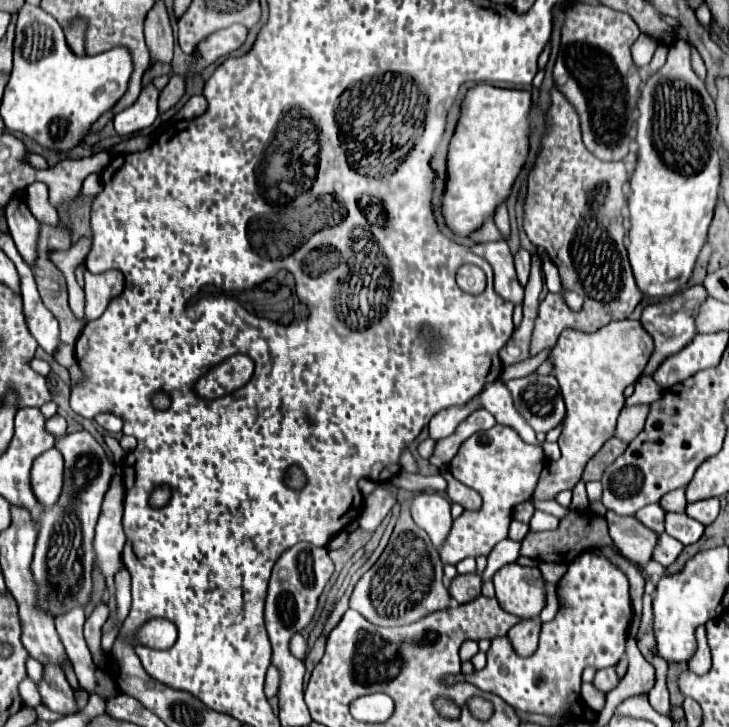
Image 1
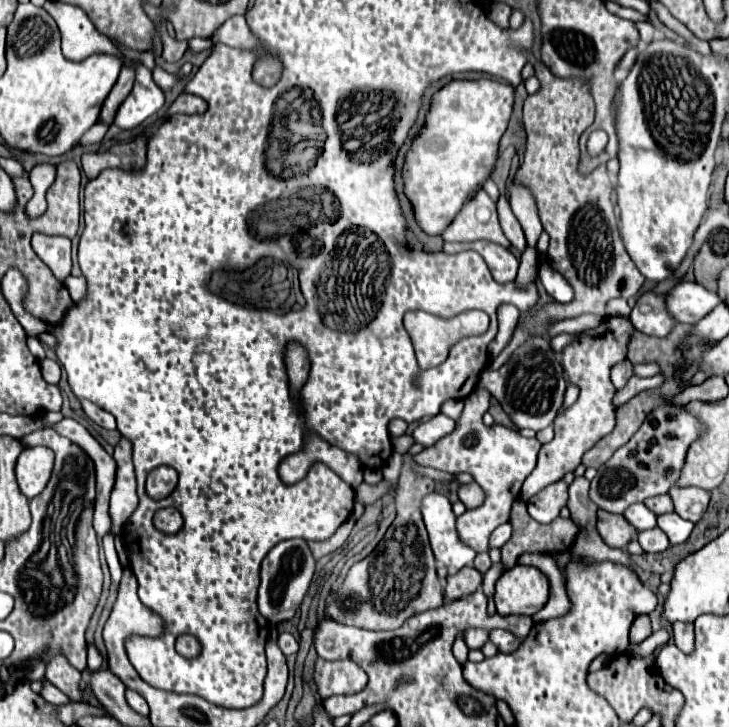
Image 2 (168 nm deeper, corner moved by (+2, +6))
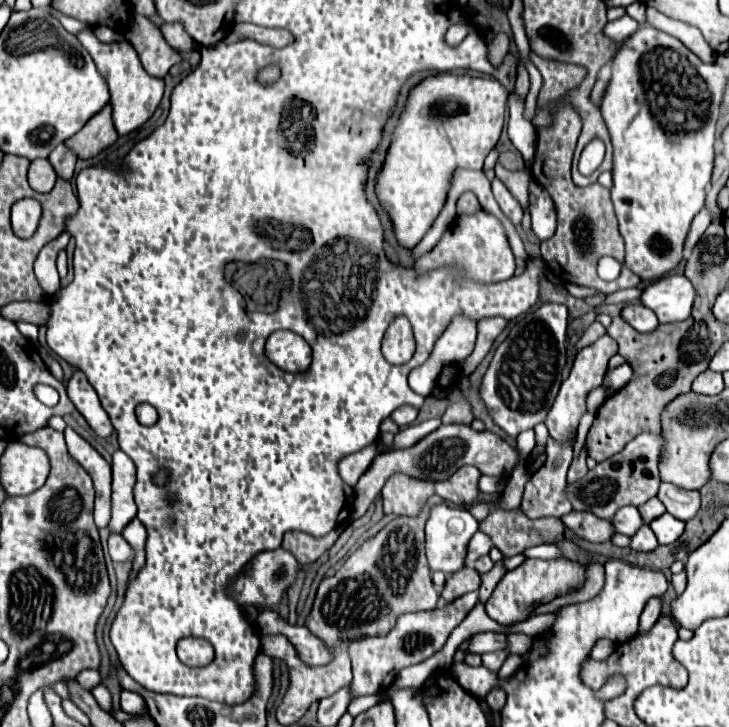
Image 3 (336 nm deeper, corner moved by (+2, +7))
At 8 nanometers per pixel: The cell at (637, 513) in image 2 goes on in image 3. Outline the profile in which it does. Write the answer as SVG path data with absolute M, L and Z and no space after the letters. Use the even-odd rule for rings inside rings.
M620 508L614 518L610 520L614 524L614 530L620 532L620 534L626 534L626 536L632 536L632 532L636 532L640 526L642 526L642 518L638 514L636 508Z

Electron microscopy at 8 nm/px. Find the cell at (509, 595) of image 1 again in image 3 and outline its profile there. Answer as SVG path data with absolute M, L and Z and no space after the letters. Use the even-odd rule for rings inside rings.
M526 558L518 568L502 576L502 580L498 582L492 596L486 602L486 612L498 624L512 626L524 622L530 616L530 612L540 604L552 602L558 596L566 596L580 590L584 580L586 580L586 568L580 562L572 562L568 558L554 558L554 560Z

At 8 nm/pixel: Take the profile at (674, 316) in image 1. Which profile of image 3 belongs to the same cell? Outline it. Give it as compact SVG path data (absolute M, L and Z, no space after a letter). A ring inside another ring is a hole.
M628 304L622 310L622 318L638 332L652 332L658 326L658 318L654 316L654 312L650 312L650 308L642 304Z

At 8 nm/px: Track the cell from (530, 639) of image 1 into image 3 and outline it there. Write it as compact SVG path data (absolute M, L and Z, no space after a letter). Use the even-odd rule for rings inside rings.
M482 632L470 638L468 652L472 654L486 654L486 652L496 652L506 648L506 634L500 632Z

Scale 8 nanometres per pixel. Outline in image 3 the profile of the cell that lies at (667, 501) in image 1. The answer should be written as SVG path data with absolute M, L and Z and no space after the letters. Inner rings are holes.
M654 498L654 500L648 500L646 504L642 504L642 508L638 508L638 512L640 512L644 524L650 524L654 518L662 516L666 512L666 508L658 498Z

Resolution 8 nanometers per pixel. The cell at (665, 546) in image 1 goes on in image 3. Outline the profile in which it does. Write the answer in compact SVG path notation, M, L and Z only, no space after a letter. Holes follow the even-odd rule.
M646 524L630 538L630 548L632 550L654 550L656 546L658 546L658 540Z

